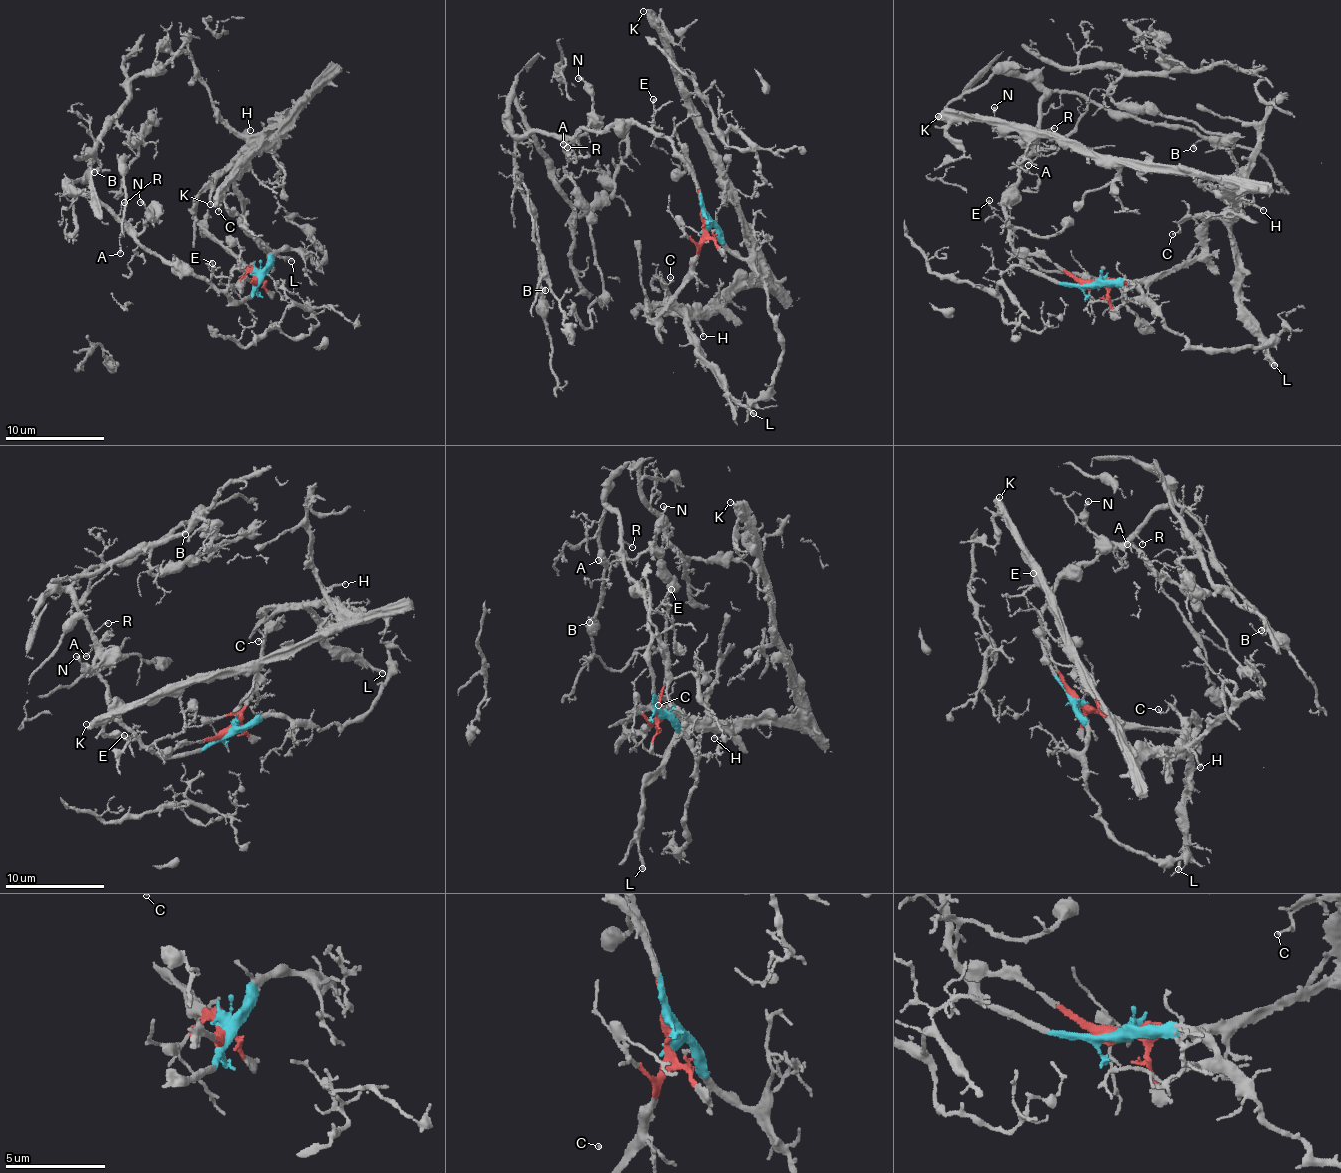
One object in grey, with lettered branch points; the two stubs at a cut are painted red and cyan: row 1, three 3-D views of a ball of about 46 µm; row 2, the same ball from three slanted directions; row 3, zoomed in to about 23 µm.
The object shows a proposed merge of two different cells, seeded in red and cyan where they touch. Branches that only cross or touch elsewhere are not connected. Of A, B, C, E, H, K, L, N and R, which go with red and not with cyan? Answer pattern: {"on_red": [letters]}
{"on_red": ["C", "H", "K", "L"]}

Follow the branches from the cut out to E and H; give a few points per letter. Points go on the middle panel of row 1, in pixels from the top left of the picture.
E: (706, 222), (701, 190), (690, 170), (670, 141), (654, 130), (652, 99)
H: (706, 222), (706, 240), (673, 301), (663, 314), (650, 318), (649, 307), (664, 304), (699, 315), (704, 335)

